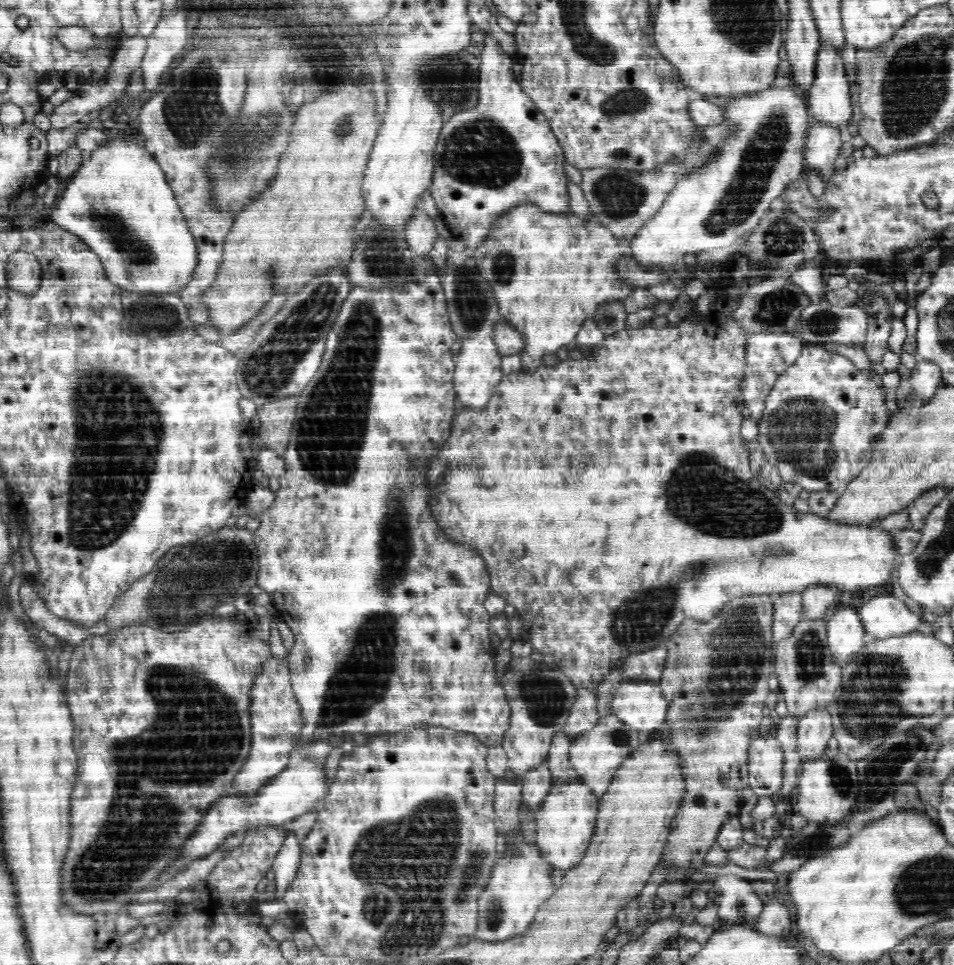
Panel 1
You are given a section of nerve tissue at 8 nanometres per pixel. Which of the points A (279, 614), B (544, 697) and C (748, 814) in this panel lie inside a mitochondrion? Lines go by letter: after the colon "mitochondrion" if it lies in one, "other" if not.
A: other
B: mitochondrion
C: other

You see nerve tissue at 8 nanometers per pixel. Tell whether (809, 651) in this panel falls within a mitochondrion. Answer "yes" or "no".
yes

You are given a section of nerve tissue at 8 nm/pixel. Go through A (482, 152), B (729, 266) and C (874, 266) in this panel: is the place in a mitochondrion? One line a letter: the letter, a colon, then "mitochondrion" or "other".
A: mitochondrion
B: other
C: other

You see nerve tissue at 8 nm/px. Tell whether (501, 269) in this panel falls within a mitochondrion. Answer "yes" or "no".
yes

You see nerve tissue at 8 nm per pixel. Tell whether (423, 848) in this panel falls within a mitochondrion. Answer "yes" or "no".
yes

